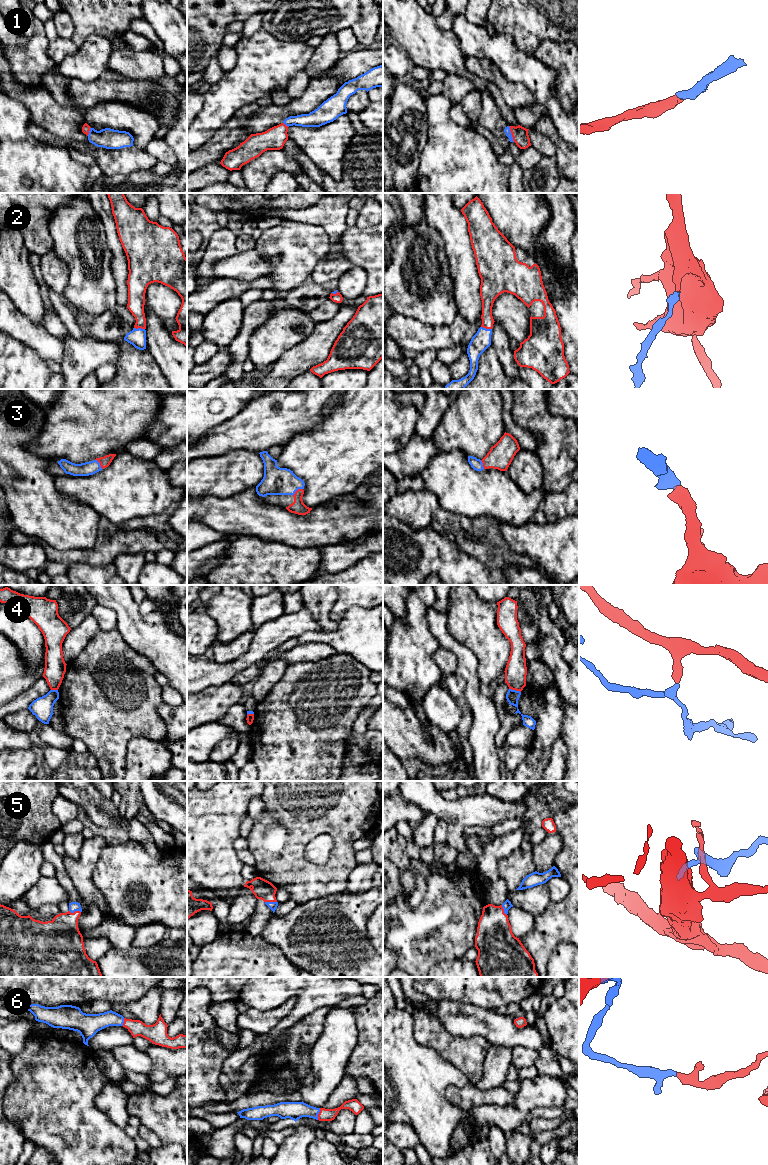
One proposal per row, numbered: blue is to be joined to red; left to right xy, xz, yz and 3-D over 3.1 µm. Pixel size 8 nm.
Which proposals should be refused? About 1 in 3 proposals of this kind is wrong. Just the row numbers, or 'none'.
4

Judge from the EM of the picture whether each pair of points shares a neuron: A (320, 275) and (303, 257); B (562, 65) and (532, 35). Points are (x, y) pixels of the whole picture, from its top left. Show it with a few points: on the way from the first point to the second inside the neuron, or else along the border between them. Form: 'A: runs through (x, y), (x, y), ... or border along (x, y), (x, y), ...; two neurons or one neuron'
A: border along (330, 252), (314, 268), (308, 280); two neurons
B: border along (564, 40), (544, 40), (533, 54); two neurons

